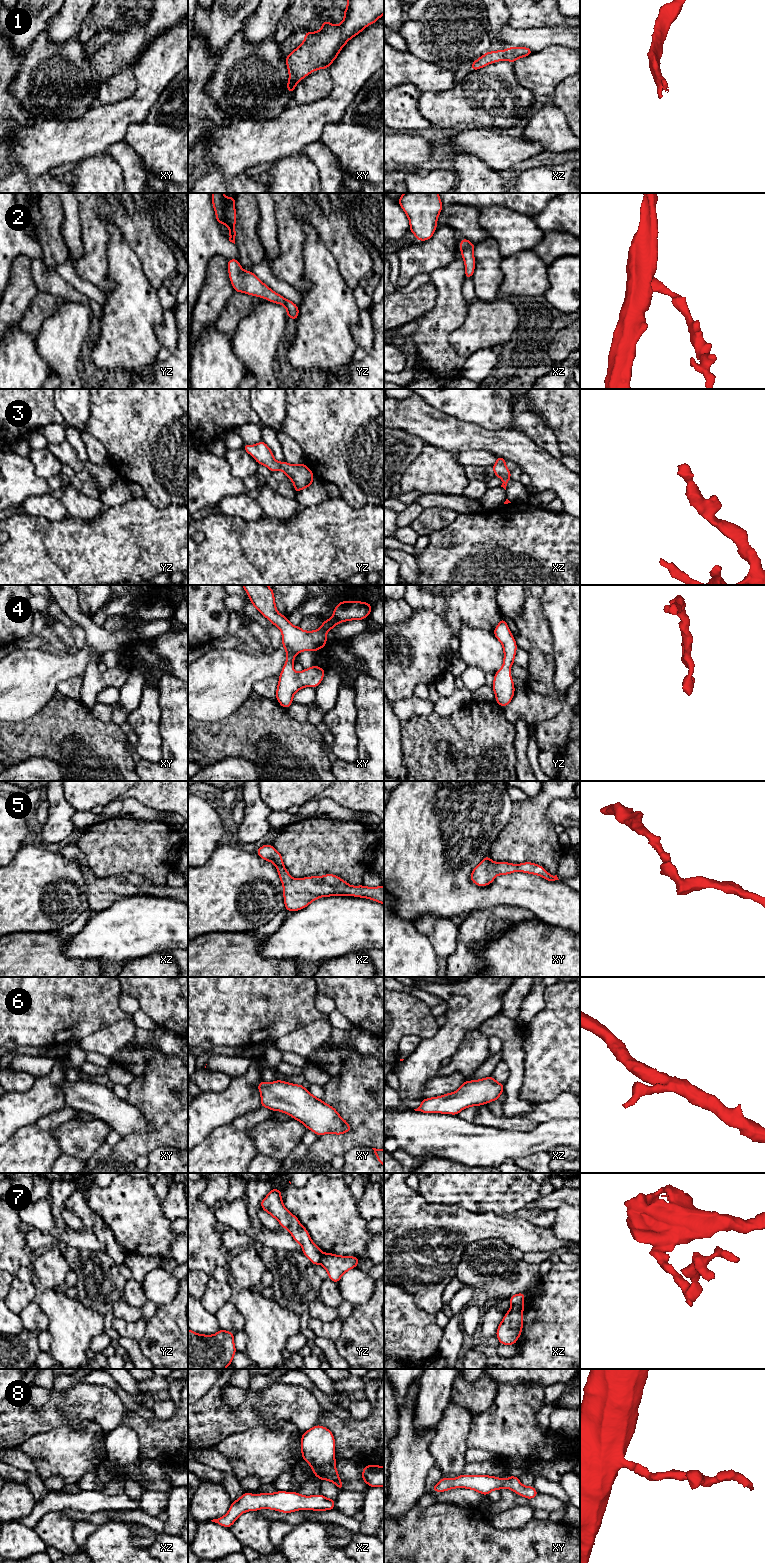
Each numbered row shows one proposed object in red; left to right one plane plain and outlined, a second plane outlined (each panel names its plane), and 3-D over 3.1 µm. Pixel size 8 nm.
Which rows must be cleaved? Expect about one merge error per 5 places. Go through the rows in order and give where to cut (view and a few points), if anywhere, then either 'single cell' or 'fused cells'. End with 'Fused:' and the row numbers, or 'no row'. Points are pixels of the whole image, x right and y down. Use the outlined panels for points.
1: no cut | single cell
2: no cut | single cell
3: no cut | single cell
4: no cut | single cell
5: no cut | single cell
6: no cut | single cell
7: xz (523, 1303), (512, 1306) | fused cells
8: no cut | single cell
Fused: 7

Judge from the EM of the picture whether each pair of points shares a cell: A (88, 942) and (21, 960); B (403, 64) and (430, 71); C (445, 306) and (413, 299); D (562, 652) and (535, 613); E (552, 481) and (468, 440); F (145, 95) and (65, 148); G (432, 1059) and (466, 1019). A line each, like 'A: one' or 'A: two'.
A: two
B: one
C: two
D: two
E: one
F: one
G: one

